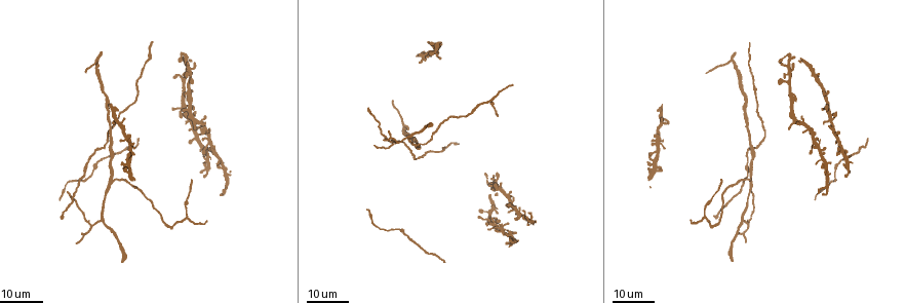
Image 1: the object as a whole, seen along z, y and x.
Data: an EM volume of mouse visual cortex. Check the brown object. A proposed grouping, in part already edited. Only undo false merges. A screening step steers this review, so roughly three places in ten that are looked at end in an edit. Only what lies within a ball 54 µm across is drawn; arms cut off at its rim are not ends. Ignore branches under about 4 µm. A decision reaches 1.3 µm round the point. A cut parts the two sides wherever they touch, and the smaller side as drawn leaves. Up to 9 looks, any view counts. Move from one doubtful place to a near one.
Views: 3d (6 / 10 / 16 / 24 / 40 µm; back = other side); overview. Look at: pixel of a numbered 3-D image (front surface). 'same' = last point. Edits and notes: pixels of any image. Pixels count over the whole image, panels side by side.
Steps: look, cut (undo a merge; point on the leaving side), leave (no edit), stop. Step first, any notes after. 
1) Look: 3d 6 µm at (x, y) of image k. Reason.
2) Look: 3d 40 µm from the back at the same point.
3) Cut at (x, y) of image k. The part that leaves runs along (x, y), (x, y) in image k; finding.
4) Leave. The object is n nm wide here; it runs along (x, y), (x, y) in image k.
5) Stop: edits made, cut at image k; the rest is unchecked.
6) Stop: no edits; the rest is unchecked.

Look: 3d 24 µm at (409, 150) of image 1. Arms part here.

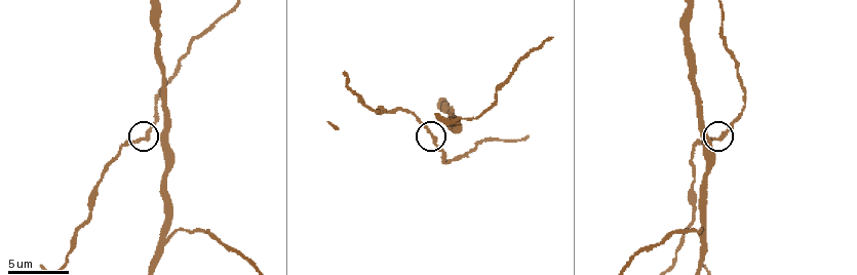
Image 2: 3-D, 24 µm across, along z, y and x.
Look: 3d 6 µm at (719, 138) of image 2.

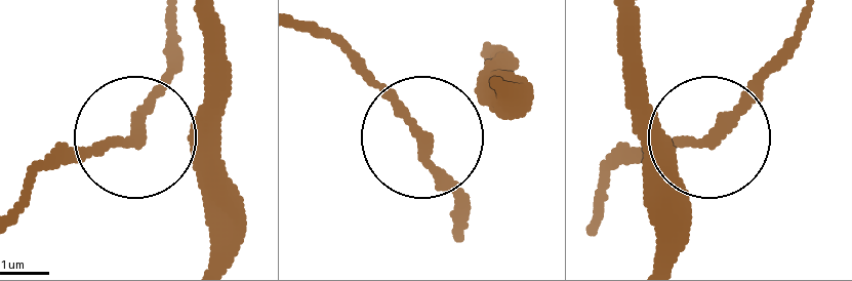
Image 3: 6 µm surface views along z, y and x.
Leave. It runs along (452, 229), (424, 130), (334, 37) in image 3; one neuron here.

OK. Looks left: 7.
Look: 3d 16 µm at (175, 231) of image 2.

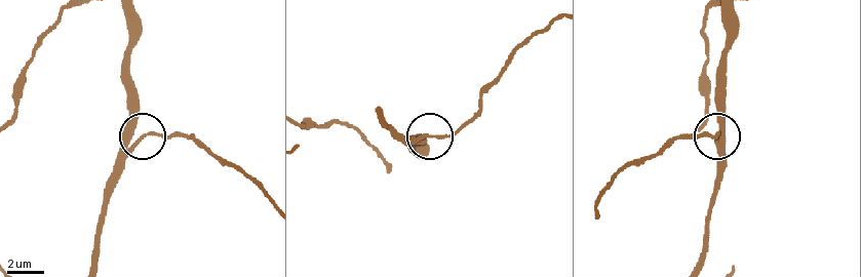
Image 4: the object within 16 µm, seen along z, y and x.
Leave. It runs along (124, 11), (130, 38), (130, 103), (141, 136), (109, 174) in image 4; one neuron here.

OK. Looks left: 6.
Look: 3d 24 µm at (408, 137) of image 1. A fork.

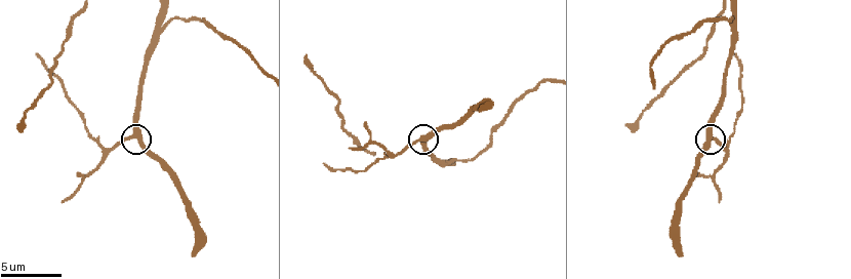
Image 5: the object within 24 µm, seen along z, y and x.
Look: 3d 6 µm at (135, 136) of image 5.

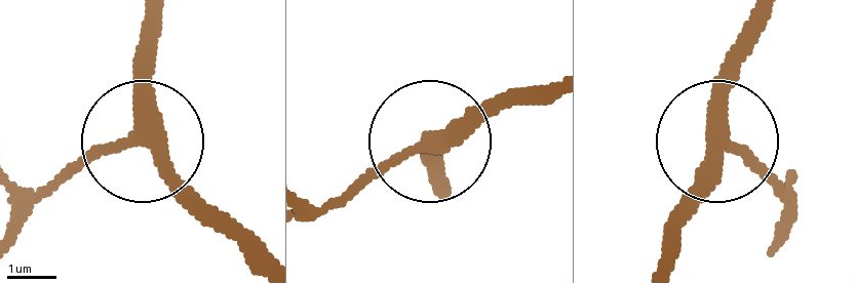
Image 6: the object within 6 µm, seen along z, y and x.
Look: 3d 6 µm from the back at (718, 142) of image 6.

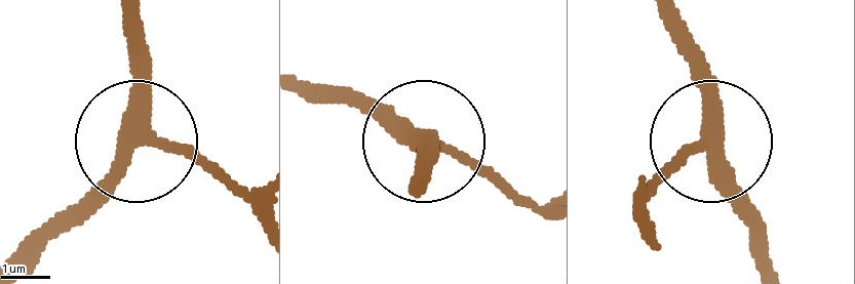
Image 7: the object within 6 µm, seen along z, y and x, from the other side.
Leave. The object is 330 nm wide here; it runs along (125, 26), (129, 148), (27, 254) in image 7; all the same neuron.

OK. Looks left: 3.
Look: 3d 24 µm at (493, 98) of image 1. Three arms meet.

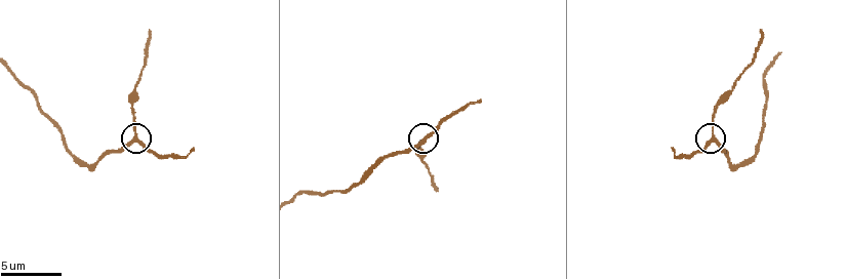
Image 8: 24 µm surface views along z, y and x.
Look: 3d 10 µm at (135, 139) of image 8.

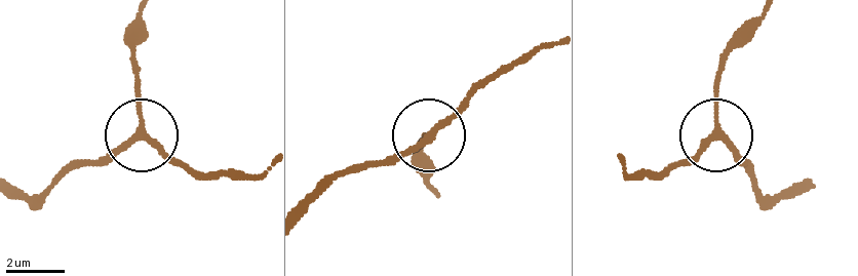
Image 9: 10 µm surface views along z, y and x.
Look: 3d 10 µm from the back at (719, 135) of image 9.

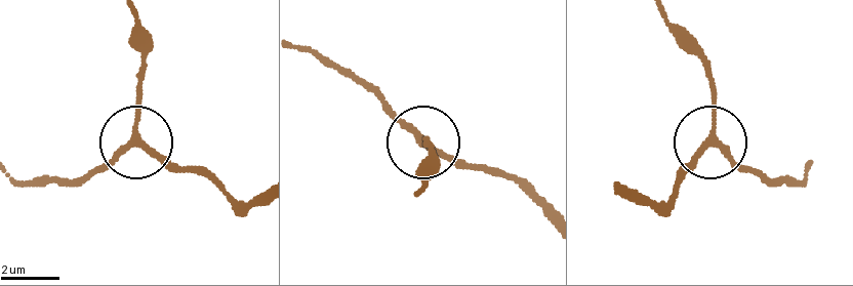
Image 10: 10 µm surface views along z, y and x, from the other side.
Leave. The side arm is 7 µm long; 3 arms meet here; one neuron here.

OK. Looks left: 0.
Stop: no edits; the rest is unchecked.

